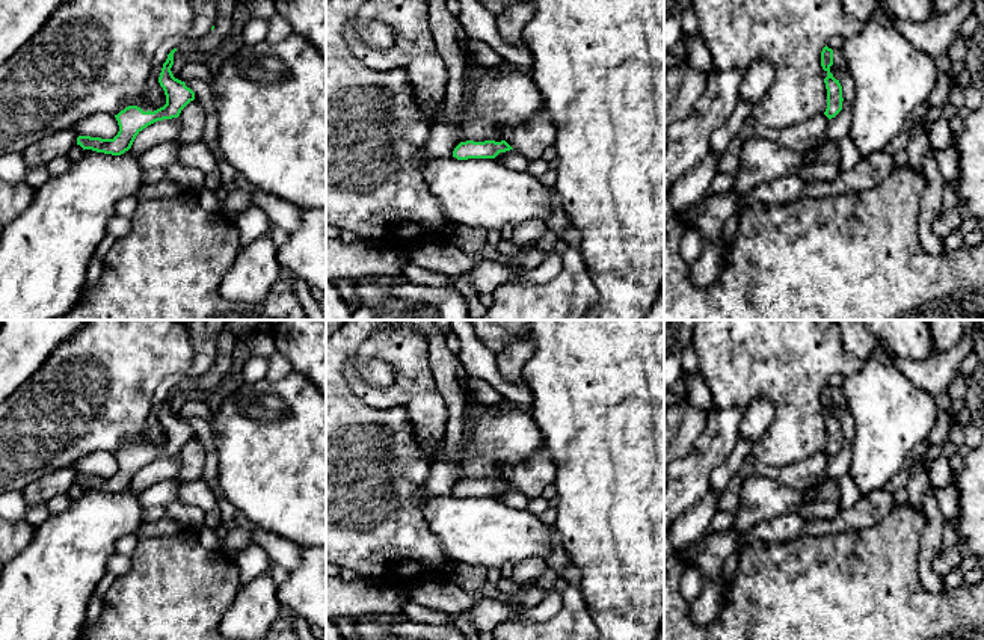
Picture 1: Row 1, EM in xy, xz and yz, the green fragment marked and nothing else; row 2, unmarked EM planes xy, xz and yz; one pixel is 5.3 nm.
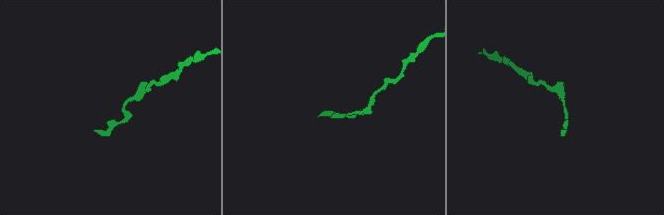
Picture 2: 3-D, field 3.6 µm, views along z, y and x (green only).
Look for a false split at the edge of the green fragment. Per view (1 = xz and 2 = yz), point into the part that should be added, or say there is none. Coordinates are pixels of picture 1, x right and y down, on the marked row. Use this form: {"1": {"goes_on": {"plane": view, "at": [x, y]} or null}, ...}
{"1": {"goes_on": null}, "2": {"goes_on": null}}

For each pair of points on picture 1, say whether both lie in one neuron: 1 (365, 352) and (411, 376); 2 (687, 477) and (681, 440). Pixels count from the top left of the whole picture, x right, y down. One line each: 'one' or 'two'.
1: one
2: two

